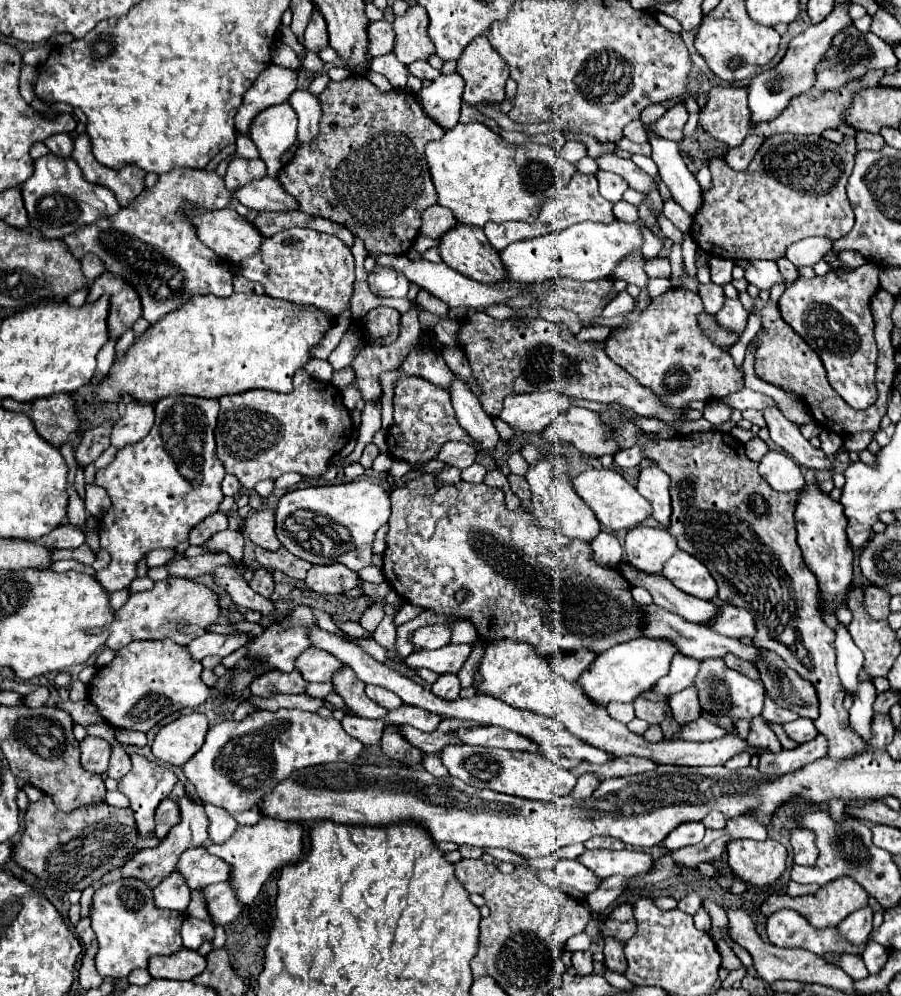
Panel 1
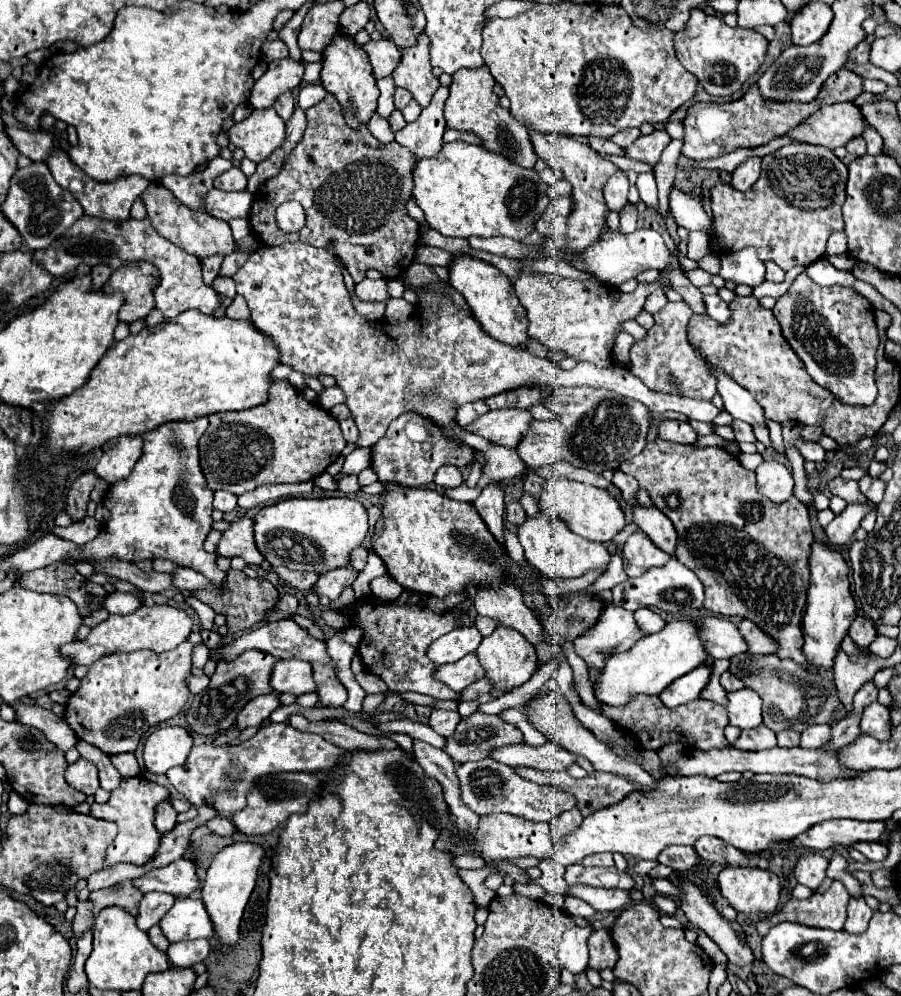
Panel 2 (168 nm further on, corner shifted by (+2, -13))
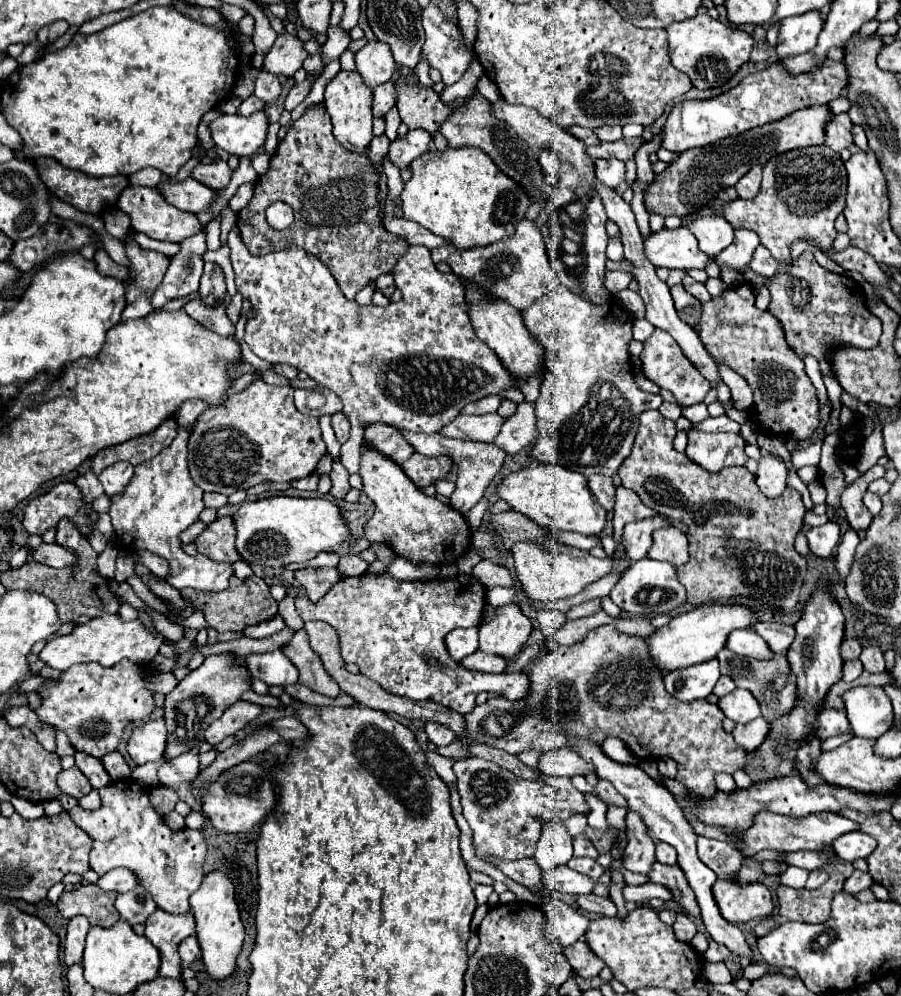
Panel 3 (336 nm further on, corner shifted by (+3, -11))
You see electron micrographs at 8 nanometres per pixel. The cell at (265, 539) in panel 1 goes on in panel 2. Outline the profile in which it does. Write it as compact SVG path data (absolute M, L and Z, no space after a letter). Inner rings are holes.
M239 518L231 522L225 532L221 532L221 540L217 542L217 556L225 556L225 558L239 556L249 566L259 566L265 560L255 546L251 518Z

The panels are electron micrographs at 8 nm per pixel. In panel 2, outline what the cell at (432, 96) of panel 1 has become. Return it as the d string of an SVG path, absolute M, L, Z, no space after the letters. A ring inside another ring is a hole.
M441 86L427 108L423 108L421 116L407 124L403 130L395 132L395 142L403 144L403 148L411 150L413 156L417 156L415 162L421 158L431 158L439 152L443 144L443 132L445 132L445 118L443 118L443 106L449 96L449 88Z

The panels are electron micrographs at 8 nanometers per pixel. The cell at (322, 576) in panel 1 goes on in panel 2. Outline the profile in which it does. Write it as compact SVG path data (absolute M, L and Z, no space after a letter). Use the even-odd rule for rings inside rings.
M351 566L335 568L327 574L321 574L321 578L319 578L319 582L315 584L313 590L317 594L325 594L329 600L335 600L335 598L339 598L339 594L343 592L345 586L351 586L355 582L357 576L359 576L359 572Z

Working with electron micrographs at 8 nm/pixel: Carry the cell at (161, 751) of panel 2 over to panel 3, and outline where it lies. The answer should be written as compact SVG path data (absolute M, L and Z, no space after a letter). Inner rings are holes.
M152 720L136 728L128 740L128 752L136 764L160 762L166 754L168 730L164 720Z

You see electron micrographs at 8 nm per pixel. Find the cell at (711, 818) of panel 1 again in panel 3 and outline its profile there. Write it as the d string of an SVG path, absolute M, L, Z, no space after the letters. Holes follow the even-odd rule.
M698 836L698 856L720 878L736 874L740 866L750 860L742 852L738 852L734 846L714 838L706 838L706 836Z

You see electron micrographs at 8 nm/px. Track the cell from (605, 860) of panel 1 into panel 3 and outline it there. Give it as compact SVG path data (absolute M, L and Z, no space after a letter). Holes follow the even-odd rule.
M558 866L550 872L544 872L542 880L552 892L566 892L566 894L590 894L598 882L594 878L588 878L586 874L574 872L568 866Z

